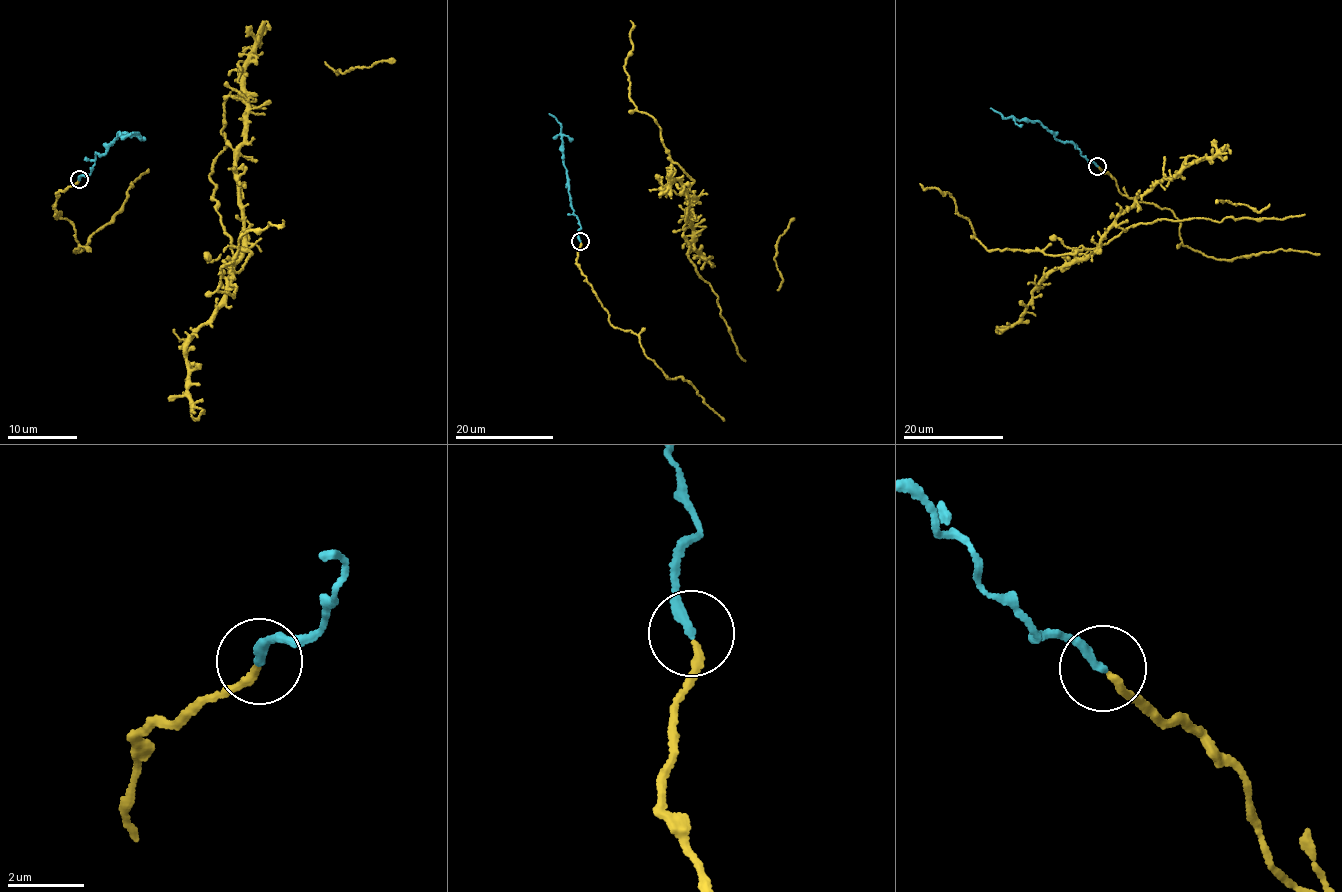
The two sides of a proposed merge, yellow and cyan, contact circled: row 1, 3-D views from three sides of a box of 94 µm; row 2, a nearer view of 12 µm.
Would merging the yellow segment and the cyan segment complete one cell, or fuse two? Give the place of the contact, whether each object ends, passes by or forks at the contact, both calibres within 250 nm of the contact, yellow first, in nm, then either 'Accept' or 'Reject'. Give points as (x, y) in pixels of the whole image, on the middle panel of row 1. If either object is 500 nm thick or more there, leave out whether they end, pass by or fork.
Place: (580, 241). At the ring yellow ends. At the ring cyan ends. Thickness 190 nm (yellow) against 240 nm. Accept

